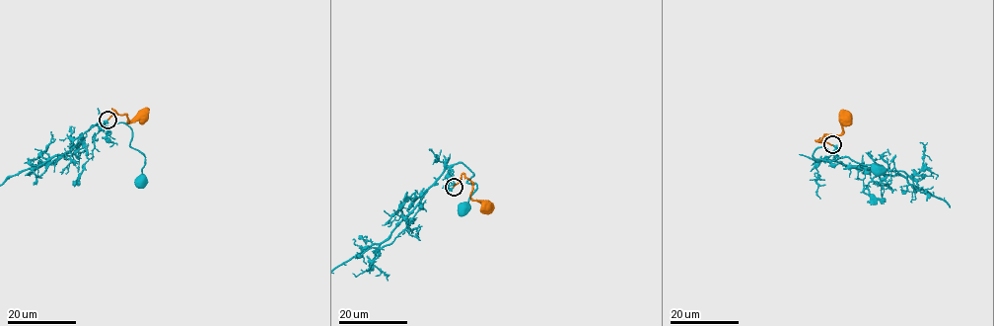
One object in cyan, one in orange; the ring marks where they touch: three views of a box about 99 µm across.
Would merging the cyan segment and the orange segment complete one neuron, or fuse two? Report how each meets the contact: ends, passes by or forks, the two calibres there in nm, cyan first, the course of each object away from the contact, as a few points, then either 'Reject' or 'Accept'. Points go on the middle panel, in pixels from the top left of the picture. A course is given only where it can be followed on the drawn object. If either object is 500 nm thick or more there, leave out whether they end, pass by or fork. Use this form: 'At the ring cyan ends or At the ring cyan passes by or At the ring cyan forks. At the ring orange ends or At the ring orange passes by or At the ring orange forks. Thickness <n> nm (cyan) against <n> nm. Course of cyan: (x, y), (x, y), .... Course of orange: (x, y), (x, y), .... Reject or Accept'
At the ring cyan ends. At the ring orange ends. Thickness 200 nm (cyan) against 200 nm. Course of cyan: (453, 187), (449, 185), (448, 174), (451, 167), (461, 162), (473, 174), (466, 183), (477, 186), (466, 207). Course of orange: (454, 187), (462, 174), (472, 183), (470, 197), (483, 200), (487, 204). Reject

